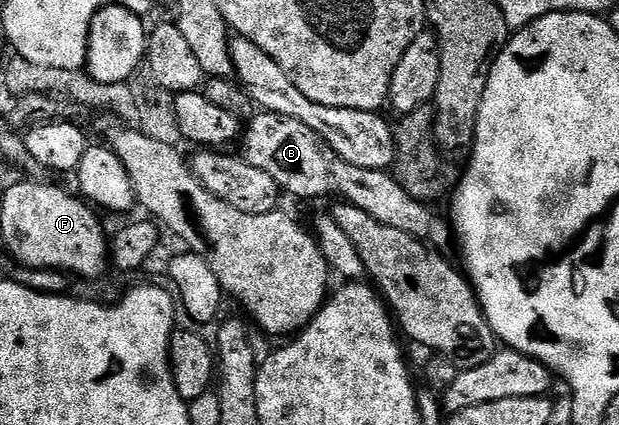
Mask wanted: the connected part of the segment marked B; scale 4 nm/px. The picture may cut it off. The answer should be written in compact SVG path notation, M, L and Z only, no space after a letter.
M258 111L244 125L239 152L248 164L255 166L255 170L263 170L263 174L275 178L282 193L289 195L290 192L301 200L337 196L333 198L359 206L359 210L371 214L375 222L383 222L383 226L395 226L395 230L403 230L403 234L411 234L411 238L422 240L431 248L445 250L449 243L454 243L455 233L450 221L432 212L434 209L428 203L413 198L393 174L363 170L363 166L351 166L351 162L343 162L343 158L325 147L306 124L299 122L299 118Z

